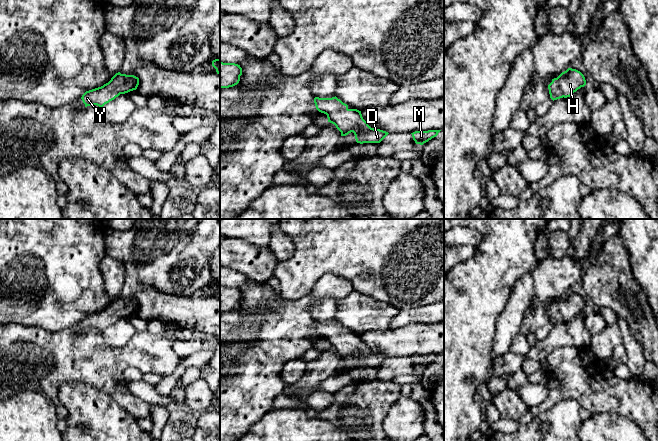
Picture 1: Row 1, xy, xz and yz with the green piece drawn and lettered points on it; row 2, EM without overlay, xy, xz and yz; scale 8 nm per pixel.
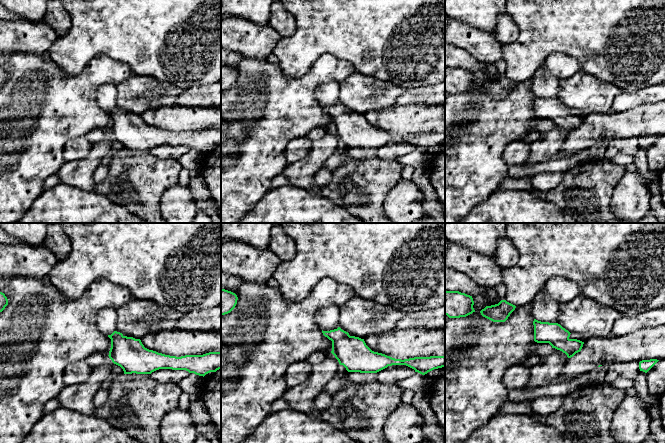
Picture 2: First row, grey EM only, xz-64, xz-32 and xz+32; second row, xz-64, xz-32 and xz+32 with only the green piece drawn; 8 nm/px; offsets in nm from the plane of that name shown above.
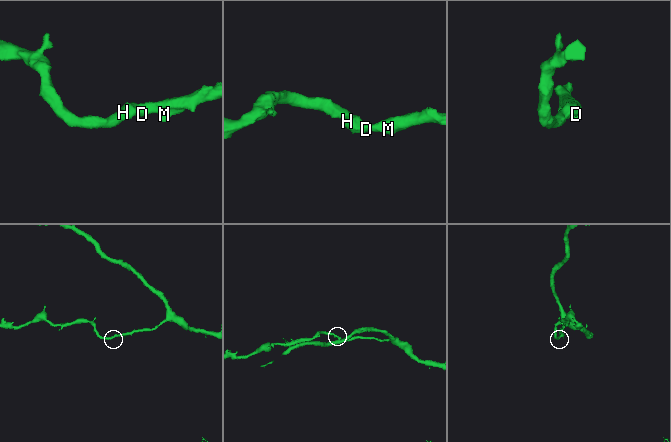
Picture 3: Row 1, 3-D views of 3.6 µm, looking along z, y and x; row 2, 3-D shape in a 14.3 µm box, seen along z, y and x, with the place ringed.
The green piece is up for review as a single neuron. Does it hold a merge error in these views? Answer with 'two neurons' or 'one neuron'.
one neuron

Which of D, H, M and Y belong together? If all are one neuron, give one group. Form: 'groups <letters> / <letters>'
groups D H M Y

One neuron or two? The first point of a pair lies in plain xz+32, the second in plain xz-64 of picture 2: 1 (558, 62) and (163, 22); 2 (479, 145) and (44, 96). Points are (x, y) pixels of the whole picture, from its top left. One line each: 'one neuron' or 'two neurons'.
1: two neurons
2: one neuron

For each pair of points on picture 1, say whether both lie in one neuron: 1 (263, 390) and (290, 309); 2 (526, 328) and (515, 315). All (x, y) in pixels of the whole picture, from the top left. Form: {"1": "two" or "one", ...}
{"1": "one", "2": "two"}

